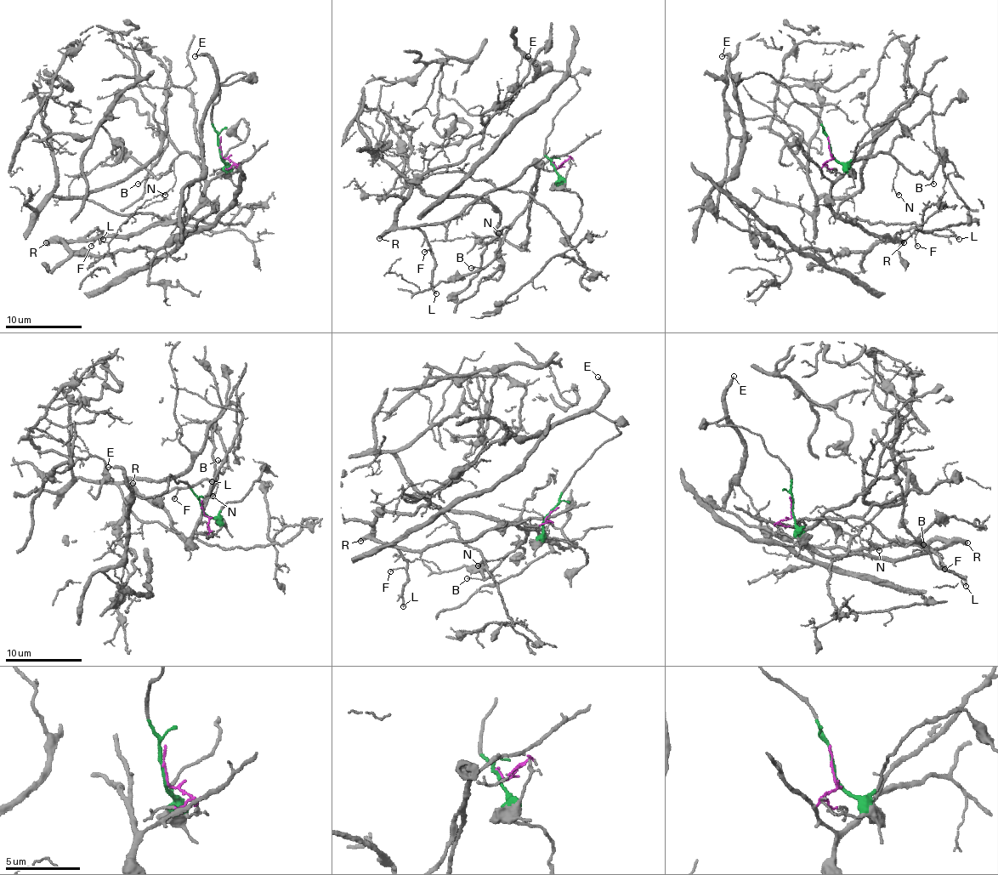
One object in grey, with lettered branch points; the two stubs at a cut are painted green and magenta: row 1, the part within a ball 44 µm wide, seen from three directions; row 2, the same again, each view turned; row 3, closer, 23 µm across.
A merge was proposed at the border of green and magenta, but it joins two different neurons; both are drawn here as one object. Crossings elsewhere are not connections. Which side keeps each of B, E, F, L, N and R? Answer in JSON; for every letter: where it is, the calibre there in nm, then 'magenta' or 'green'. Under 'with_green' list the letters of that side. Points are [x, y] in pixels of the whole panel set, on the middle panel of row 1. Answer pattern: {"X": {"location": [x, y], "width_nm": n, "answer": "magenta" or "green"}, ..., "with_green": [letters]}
{"B": {"location": [471, 268], "width_nm": 110, "answer": "magenta"}, "E": {"location": [528, 56], "width_nm": 140, "answer": "green"}, "F": {"location": [424, 252], "width_nm": 120, "answer": "magenta"}, "L": {"location": [436, 293], "width_nm": 200, "answer": "magenta"}, "N": {"location": [498, 233], "width_nm": 100, "answer": "magenta"}, "R": {"location": [379, 238], "width_nm": 420, "answer": "magenta"}, "with_green": ["E"]}

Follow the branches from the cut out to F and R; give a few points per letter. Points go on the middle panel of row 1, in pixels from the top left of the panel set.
F: (553, 164), (558, 167), (569, 156), (529, 166), (452, 218), (423, 224), (419, 227), (431, 250), (425, 252)
R: (553, 164), (558, 167), (569, 156), (529, 166), (445, 222), (390, 227), (379, 239)

